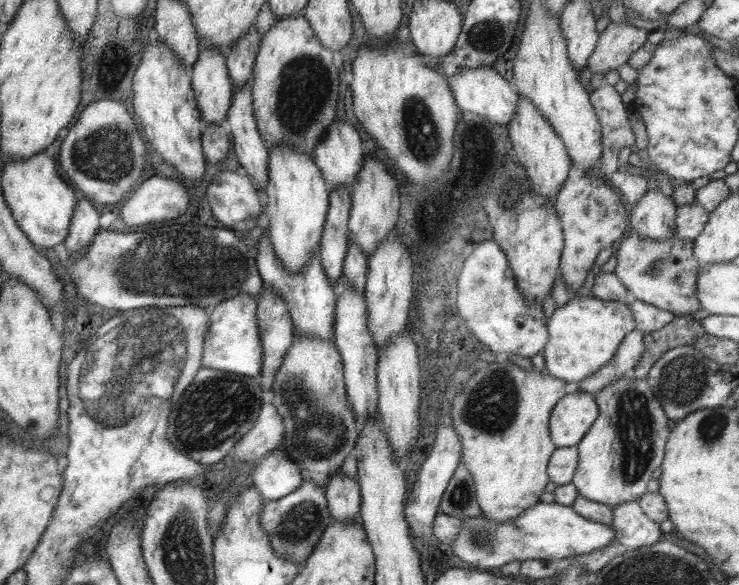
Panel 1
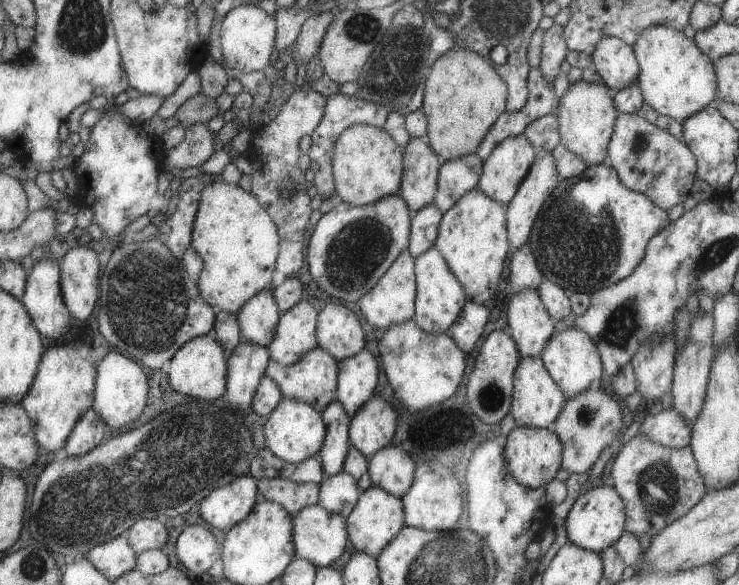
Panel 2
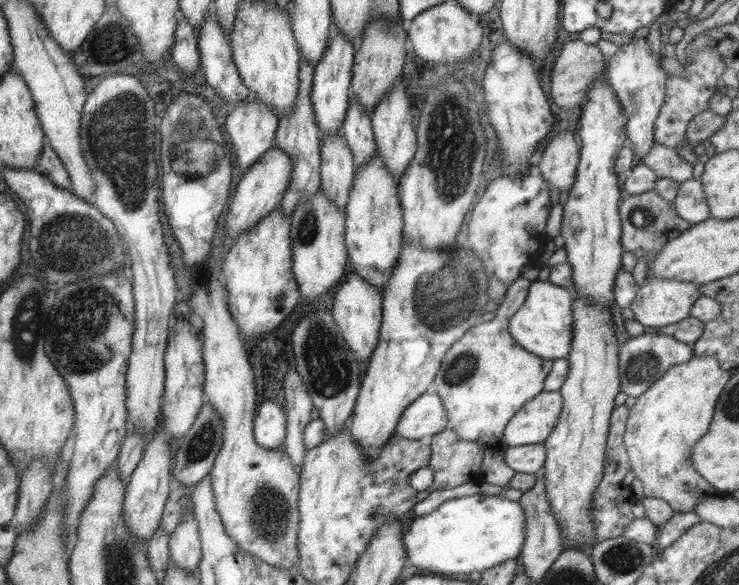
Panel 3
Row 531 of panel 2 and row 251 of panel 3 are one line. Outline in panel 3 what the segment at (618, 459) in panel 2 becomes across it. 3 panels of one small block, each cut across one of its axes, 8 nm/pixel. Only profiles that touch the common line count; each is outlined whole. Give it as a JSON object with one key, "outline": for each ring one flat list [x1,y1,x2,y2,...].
{"outline":[[654,189,642,194,628,195,619,202,618,213,621,225,620,243,623,250,631,252,636,258,647,255,648,264,651,264,651,259,659,254,659,250,662,250,669,240,677,238,692,225,678,218,674,203,661,198]]}

